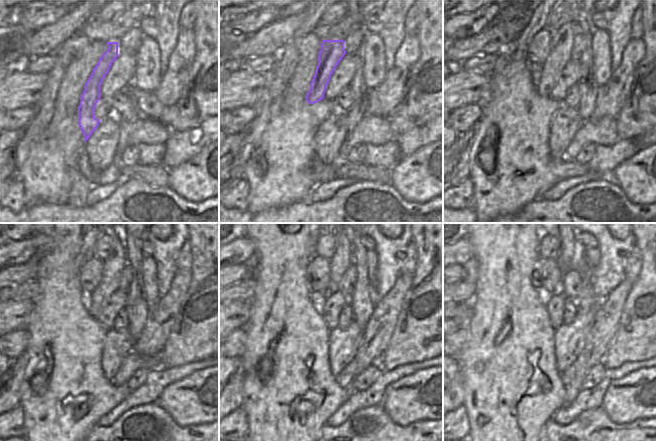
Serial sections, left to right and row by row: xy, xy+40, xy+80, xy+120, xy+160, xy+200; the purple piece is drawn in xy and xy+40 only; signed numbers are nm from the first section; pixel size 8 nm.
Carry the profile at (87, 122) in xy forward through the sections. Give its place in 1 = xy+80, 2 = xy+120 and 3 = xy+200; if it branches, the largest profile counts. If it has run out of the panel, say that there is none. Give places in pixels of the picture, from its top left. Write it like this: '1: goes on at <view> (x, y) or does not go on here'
1: goes on at xy+80 (561, 43)
2: goes on at xy+120 (114, 264)
3: goes on at xy+200 (568, 243)

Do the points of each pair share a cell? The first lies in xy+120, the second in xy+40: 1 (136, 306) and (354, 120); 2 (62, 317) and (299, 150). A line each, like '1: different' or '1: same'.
1: same
2: same

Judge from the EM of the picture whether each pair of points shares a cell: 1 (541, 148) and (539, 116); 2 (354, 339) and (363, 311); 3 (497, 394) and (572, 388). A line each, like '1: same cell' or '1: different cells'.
1: same cell
2: different cells
3: different cells

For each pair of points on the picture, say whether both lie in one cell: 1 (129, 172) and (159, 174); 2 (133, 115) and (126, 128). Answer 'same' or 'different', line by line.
1: same
2: same

